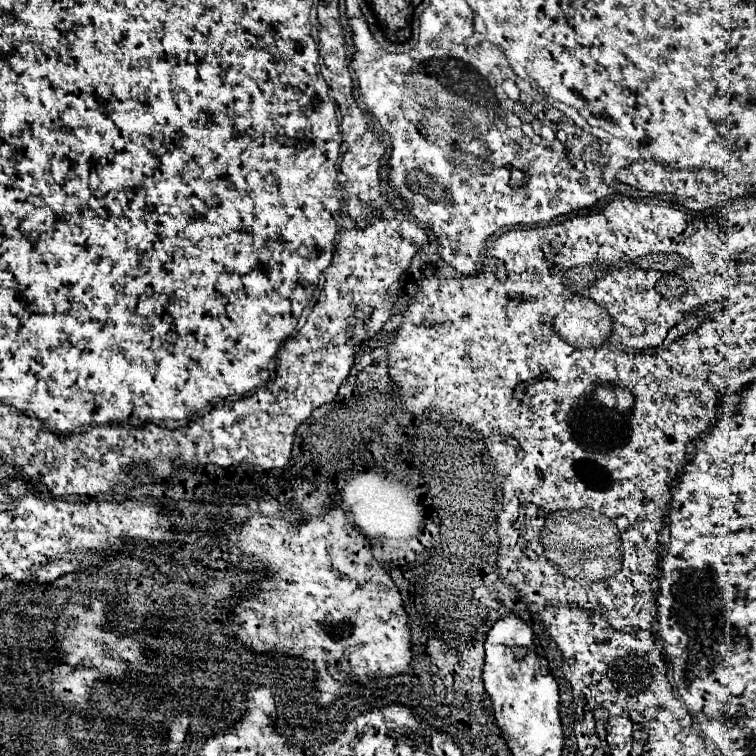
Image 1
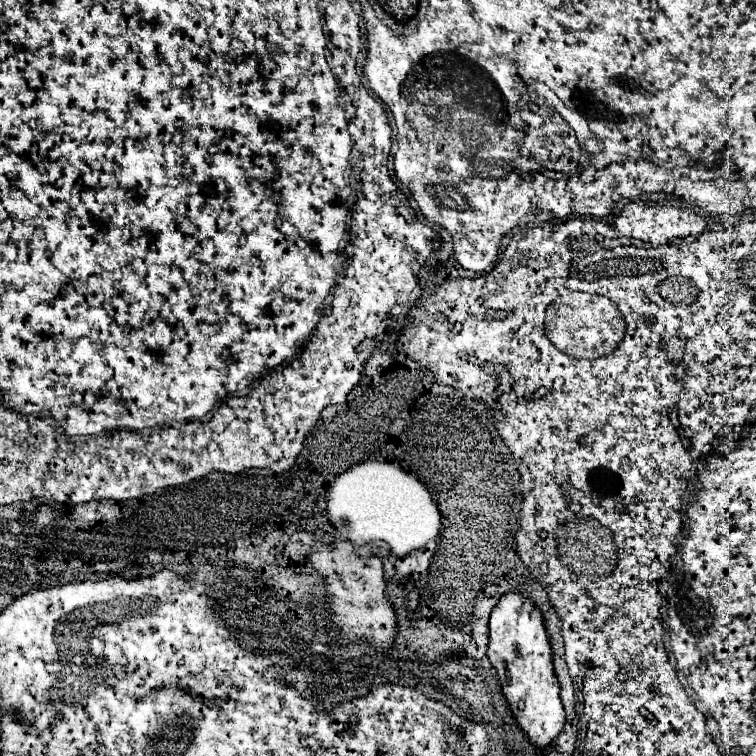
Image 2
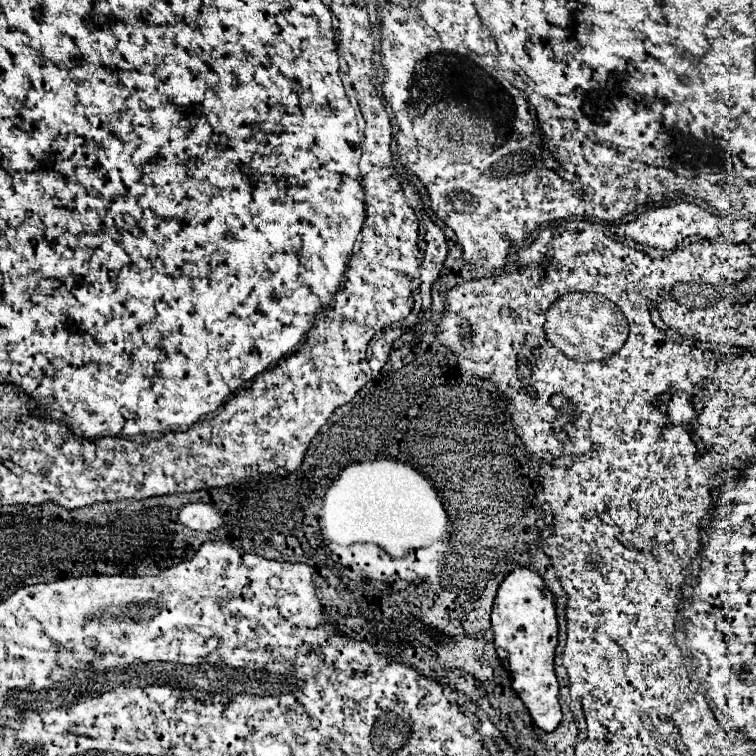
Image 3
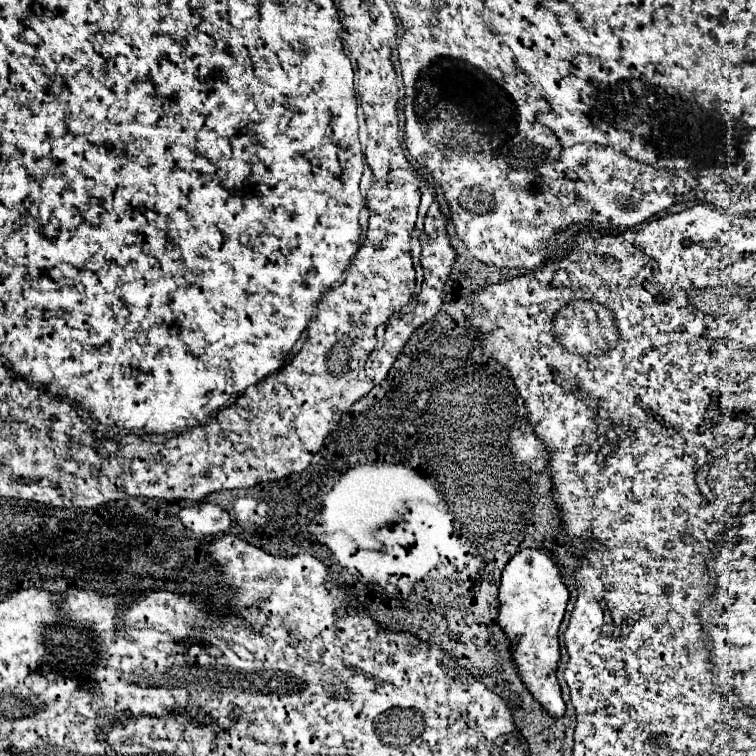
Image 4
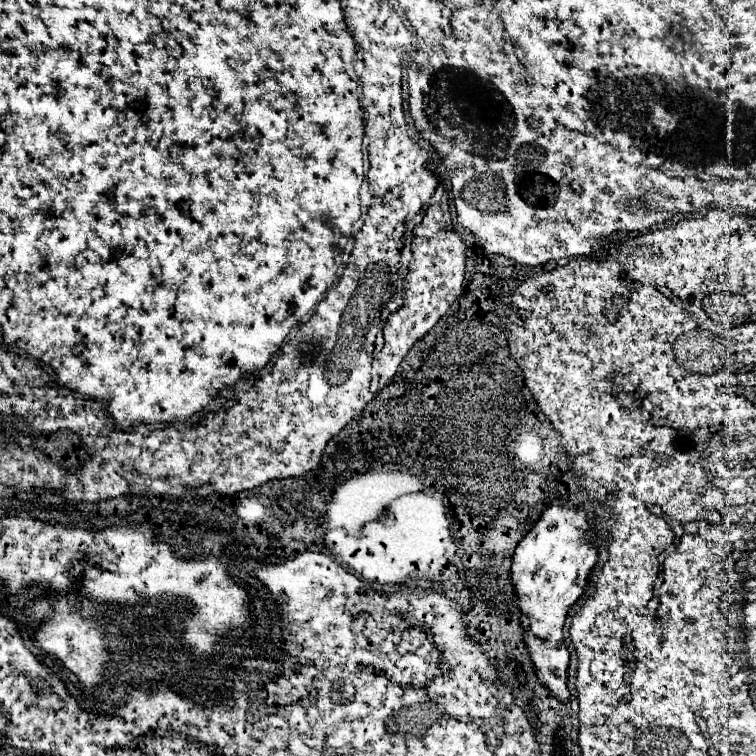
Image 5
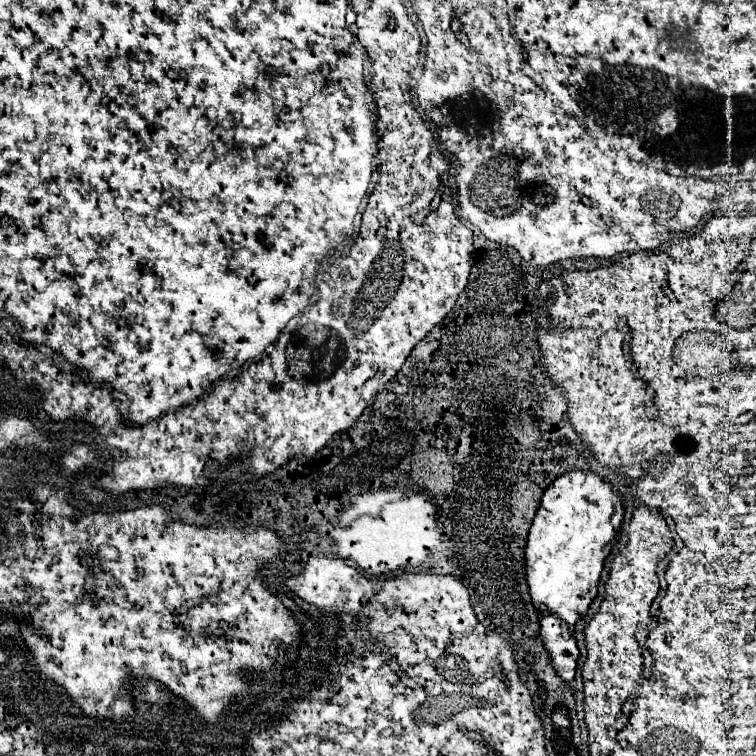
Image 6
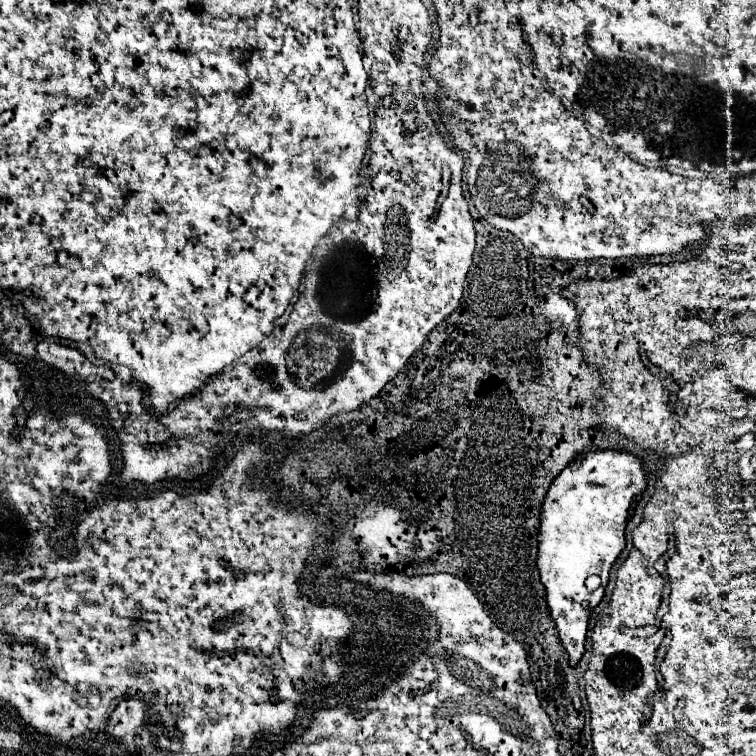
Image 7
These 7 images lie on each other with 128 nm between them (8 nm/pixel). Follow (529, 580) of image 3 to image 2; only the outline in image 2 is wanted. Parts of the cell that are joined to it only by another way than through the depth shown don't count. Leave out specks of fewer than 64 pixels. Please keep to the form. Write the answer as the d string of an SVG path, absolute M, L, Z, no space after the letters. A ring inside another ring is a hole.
M506 592L492 610L488 658L498 672L502 692L518 720L518 726L538 748L546 748L552 738L558 736L566 718L560 700L560 684L552 666L552 648L544 618L526 592Z

